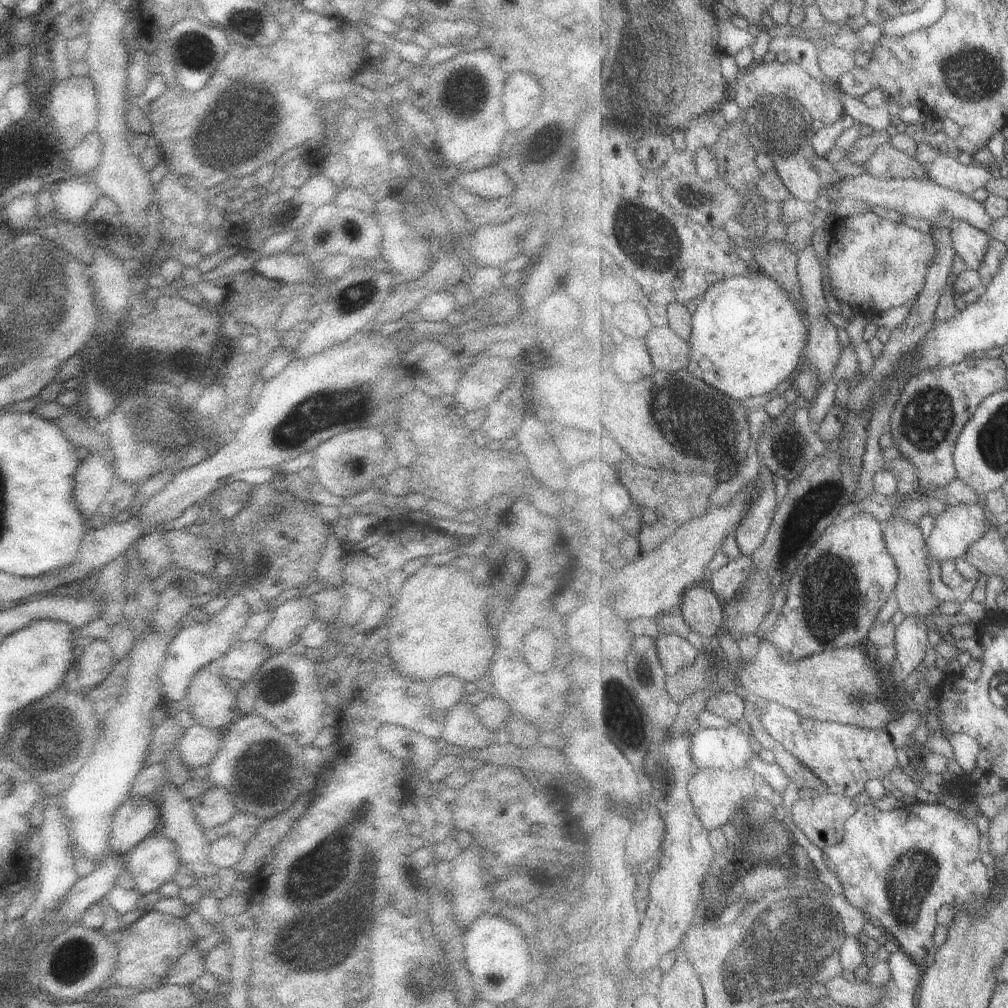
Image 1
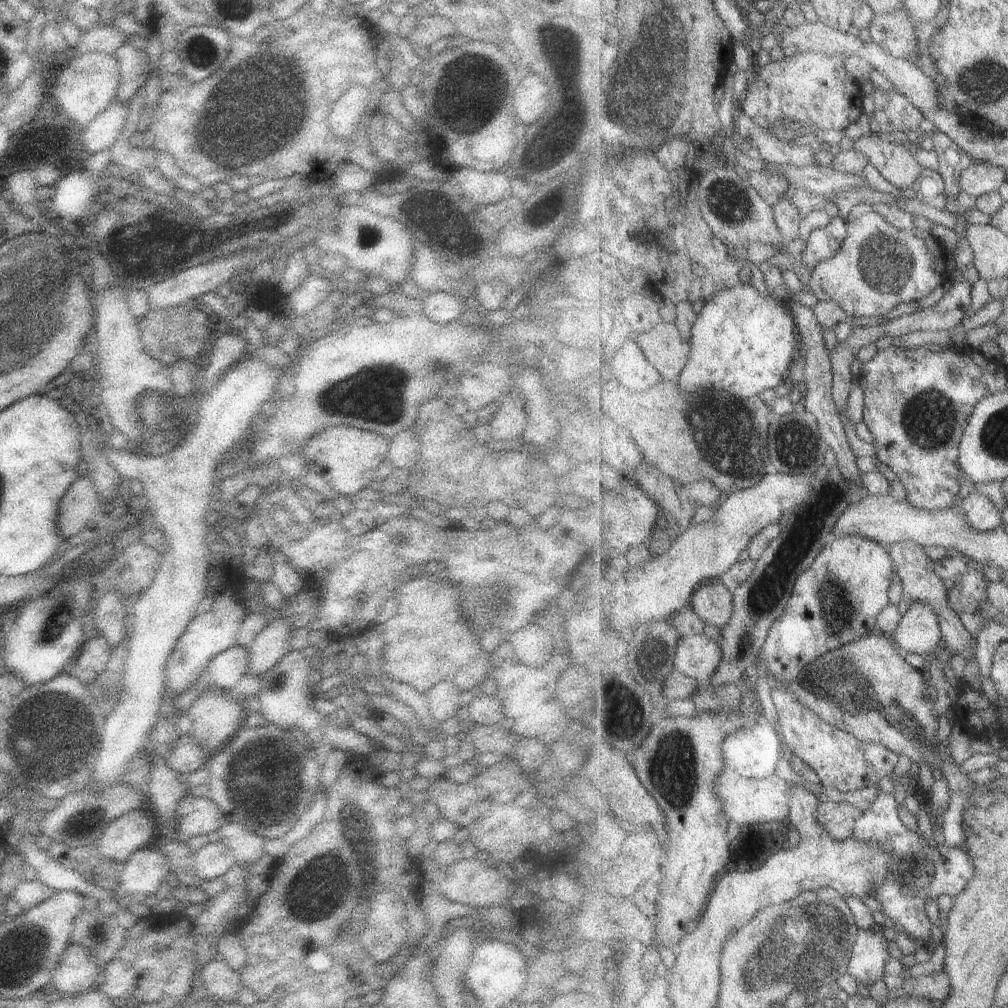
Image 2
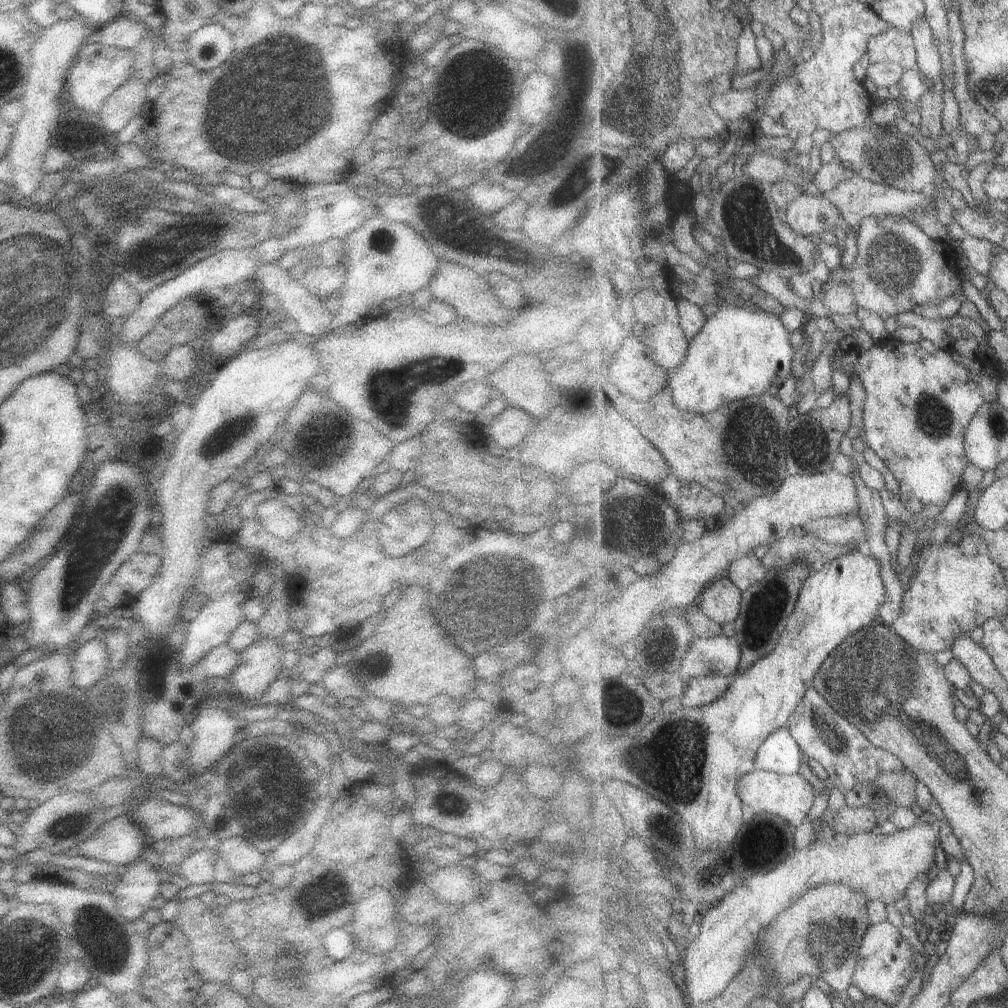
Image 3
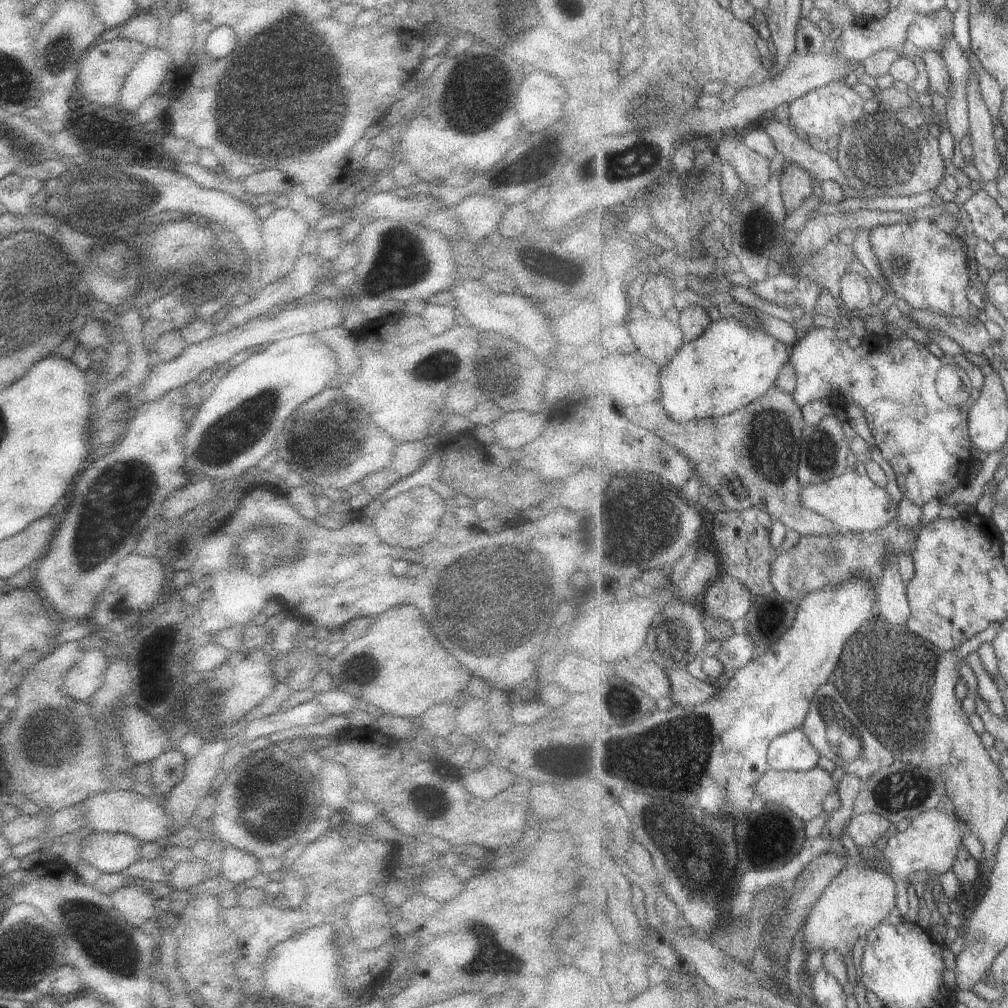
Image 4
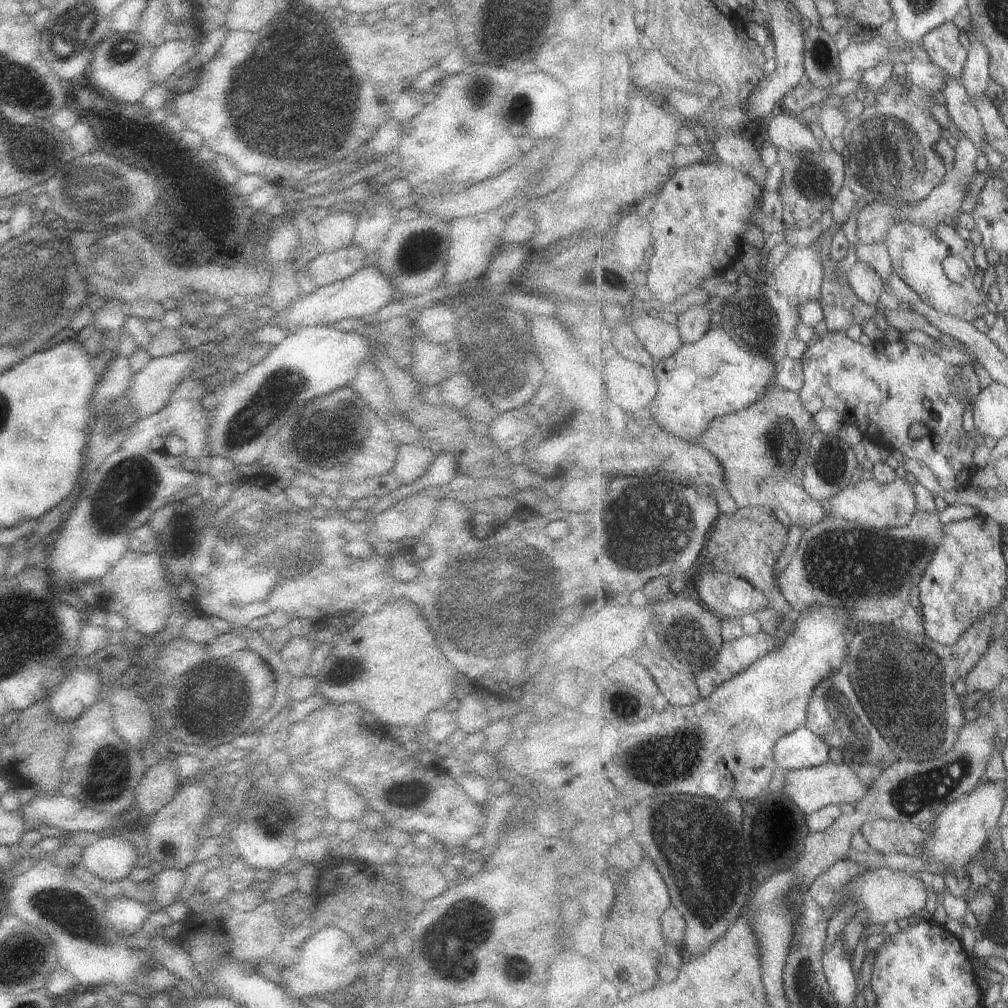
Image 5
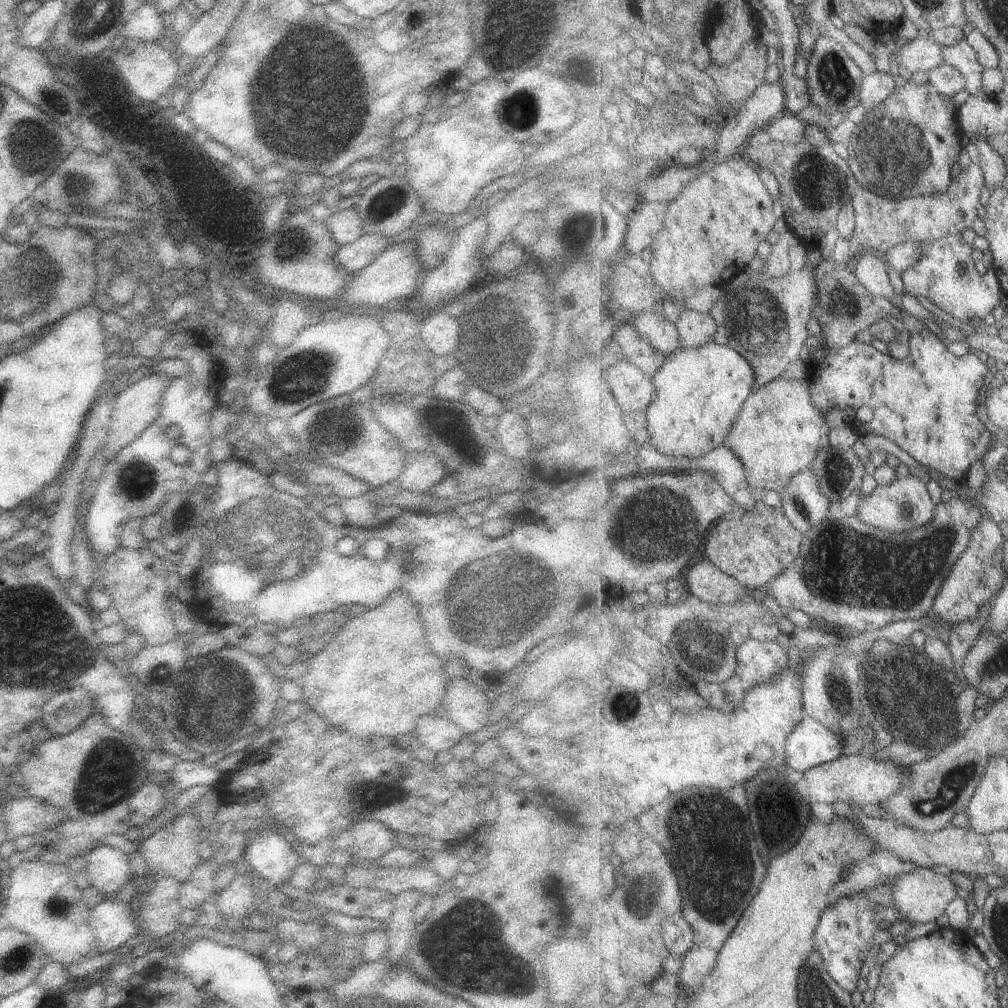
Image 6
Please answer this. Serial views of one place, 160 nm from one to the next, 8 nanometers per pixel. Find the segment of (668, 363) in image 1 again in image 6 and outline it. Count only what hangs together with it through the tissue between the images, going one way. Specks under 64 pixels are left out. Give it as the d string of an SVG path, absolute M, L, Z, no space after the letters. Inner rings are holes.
M655 310L638 313L633 325L641 338L664 355L670 355L680 347L679 329L663 313L658 314Z

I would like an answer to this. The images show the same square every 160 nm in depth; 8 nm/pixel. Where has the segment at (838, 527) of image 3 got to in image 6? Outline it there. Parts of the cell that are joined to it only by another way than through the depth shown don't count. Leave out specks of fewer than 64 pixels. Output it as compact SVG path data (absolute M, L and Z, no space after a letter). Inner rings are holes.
M810 374L805 379L779 377L758 391L754 390L746 400L730 434L726 436L723 446L731 448L740 456L746 466L748 483L757 501L765 490L774 490L781 494L795 474L811 466L817 455L832 443L831 428L824 412L813 402L809 380Z

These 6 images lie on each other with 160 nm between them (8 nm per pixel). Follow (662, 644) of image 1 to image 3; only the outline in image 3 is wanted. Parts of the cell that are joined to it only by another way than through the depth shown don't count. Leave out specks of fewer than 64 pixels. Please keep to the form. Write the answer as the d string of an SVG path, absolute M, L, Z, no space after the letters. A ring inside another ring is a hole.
M733 636L697 637L678 671L687 679L719 673L731 676L742 664L742 646Z

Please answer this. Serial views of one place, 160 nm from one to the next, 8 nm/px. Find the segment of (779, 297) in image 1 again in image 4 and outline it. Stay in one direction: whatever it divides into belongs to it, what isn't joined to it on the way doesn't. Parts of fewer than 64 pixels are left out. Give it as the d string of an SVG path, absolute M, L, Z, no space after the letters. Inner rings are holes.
M725 314L695 340L686 342L661 374L661 404L677 422L731 414L761 398L790 360L787 346L765 330L749 330Z

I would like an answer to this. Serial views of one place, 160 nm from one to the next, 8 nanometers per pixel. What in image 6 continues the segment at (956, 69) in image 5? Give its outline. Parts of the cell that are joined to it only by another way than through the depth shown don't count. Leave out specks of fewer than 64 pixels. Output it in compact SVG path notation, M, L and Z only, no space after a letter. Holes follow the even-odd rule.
M965 37L953 43L951 46L944 47L945 63L953 65L966 78L966 87L973 94L973 84L981 86L982 74L986 68L978 59L977 51Z

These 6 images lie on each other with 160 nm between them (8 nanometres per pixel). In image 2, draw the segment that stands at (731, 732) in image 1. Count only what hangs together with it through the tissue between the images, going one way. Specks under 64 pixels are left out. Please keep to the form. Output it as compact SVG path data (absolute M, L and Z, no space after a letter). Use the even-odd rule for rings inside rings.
M762 723L727 736L723 756L727 756L727 766L735 768L741 776L765 778L777 772L777 764L785 754L784 746L775 727Z

